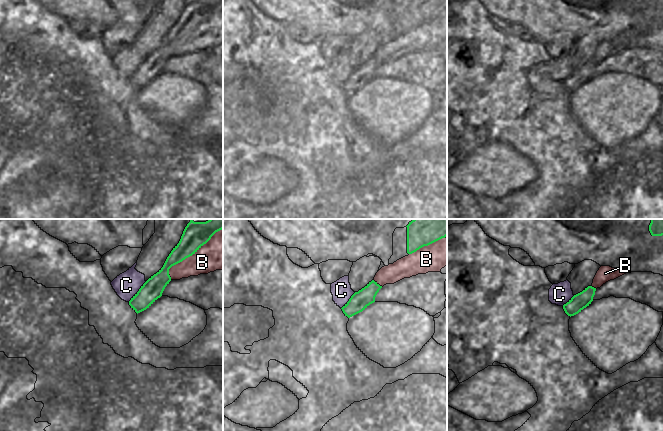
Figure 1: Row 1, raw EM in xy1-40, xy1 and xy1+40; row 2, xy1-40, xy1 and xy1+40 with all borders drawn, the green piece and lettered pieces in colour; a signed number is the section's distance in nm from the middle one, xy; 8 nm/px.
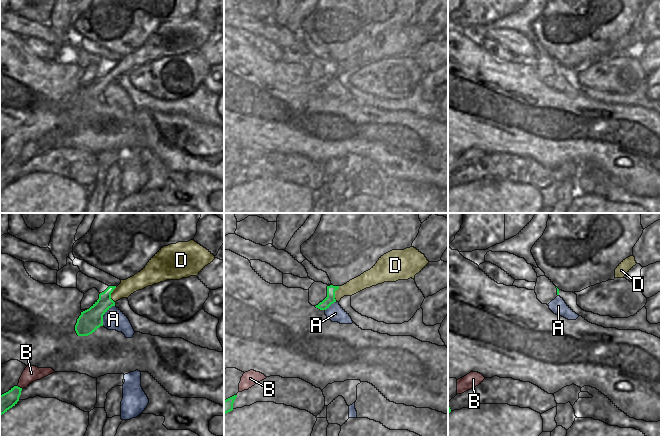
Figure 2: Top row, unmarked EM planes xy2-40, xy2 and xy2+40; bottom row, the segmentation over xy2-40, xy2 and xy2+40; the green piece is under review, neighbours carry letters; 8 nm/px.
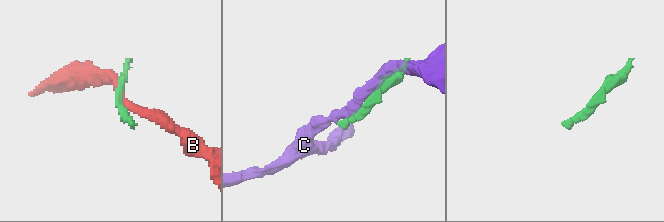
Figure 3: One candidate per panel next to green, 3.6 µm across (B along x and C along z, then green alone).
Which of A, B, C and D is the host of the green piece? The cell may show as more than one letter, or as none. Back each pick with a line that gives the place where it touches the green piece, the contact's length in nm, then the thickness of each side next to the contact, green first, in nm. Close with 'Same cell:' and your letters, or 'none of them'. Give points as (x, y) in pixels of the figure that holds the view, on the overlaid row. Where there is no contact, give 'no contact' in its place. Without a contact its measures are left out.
D: contact xy2 (334, 293); length 120 nm; calibres 80 and 120 nm
Same cell: D

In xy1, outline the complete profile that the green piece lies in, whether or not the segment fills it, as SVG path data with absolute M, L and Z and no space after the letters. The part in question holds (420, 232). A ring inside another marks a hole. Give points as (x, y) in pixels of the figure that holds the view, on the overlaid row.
M413 219L406 227L408 254L447 236L447 219Z

